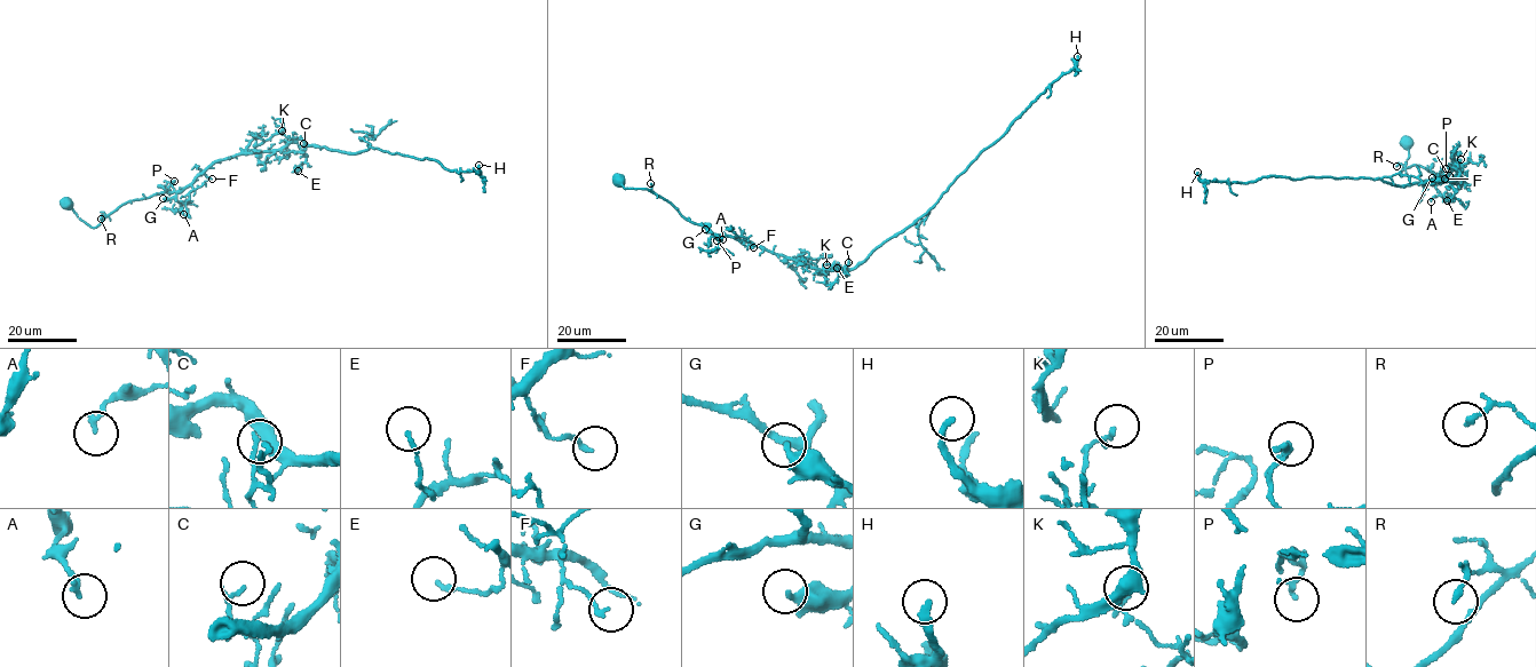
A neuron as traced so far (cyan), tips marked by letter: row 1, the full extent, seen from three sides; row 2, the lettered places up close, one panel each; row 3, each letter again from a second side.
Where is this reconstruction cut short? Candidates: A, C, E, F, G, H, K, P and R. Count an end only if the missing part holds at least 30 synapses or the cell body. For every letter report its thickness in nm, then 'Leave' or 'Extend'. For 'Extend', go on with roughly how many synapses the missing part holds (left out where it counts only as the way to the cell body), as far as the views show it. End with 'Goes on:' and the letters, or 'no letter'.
A: Thickness 170 nm. Leave
C: Thickness 130 nm. Leave
E: Thickness 140 nm. Leave
F: Thickness 140 nm. Leave
G: Thickness 400 nm. Leave
H: Thickness 220 nm. Extend. Roughly 30 synapses
K: Thickness 150 nm. Leave
P: Thickness 150 nm. Leave
R: Thickness 170 nm. Leave
Goes on: H

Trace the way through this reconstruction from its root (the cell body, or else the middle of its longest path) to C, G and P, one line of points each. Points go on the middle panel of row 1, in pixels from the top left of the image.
C: (864, 260), (844, 271), (823, 269), (845, 268), (848, 262)
G: (864, 260), (844, 271), (824, 270), (705, 229)
P: (864, 260), (844, 271), (824, 270), (806, 267), (746, 240), (715, 235), (717, 240)

